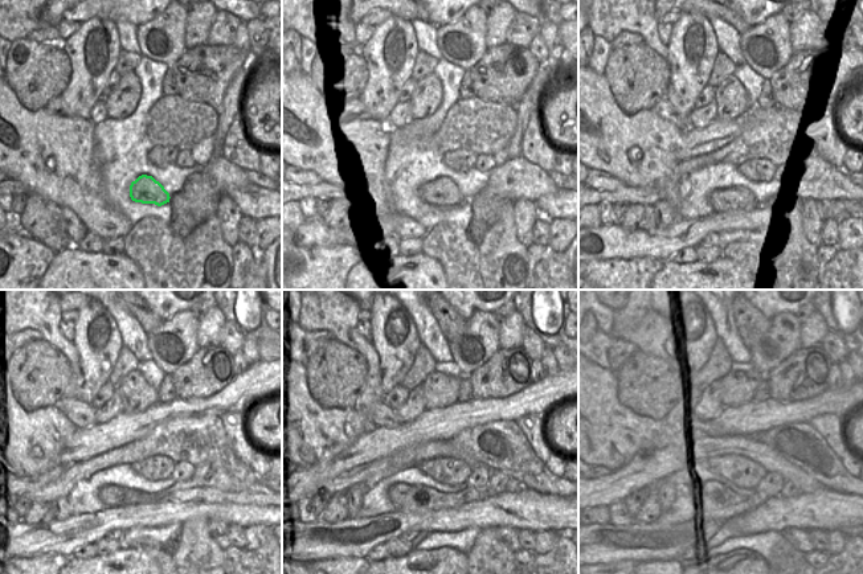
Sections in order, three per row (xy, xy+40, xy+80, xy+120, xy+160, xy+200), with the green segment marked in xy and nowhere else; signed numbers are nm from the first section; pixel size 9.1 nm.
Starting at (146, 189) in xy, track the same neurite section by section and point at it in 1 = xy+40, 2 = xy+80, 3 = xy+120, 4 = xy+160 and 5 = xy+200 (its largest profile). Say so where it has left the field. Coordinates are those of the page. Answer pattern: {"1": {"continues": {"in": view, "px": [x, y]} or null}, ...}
{"1": {"continues": {"in": "xy+40", "px": [442, 192]}}, "2": {"continues": {"in": "xy+80", "px": [737, 199]}}, "3": {"continues": {"in": "xy+120", "px": [106, 491]}}, "4": {"continues": {"in": "xy+160", "px": [397, 492]}}, "5": {"continues": {"in": "xy+200", "px": [694, 488]}}}

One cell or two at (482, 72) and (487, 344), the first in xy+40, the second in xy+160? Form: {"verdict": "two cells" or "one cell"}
{"verdict": "two cells"}

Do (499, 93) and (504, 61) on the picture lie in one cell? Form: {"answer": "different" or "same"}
{"answer": "same"}

